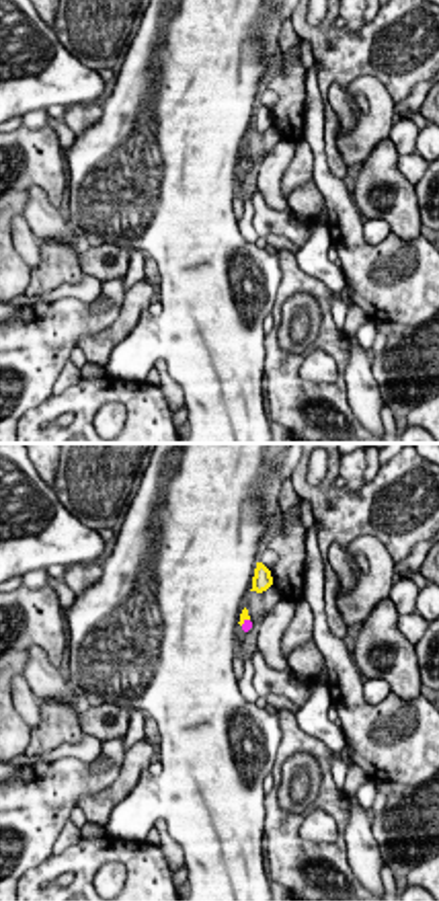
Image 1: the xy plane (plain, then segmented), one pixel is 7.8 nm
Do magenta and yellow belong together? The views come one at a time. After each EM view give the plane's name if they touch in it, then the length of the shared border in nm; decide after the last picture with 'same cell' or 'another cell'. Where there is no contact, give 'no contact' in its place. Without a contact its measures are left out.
contact in xy; length 100 nm

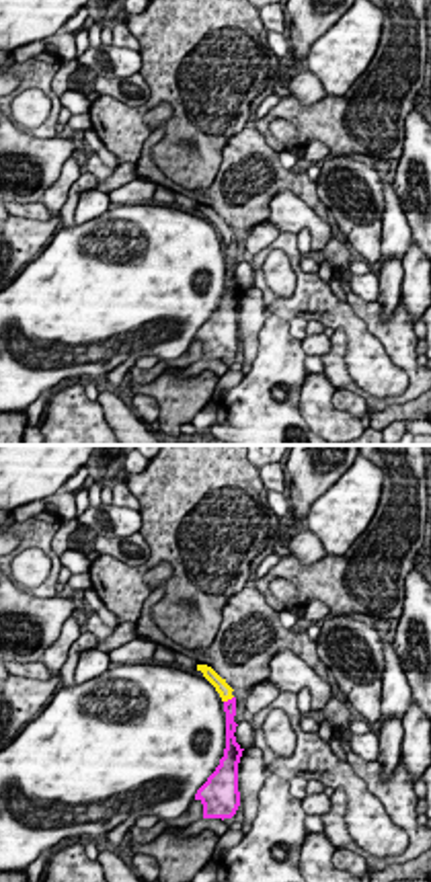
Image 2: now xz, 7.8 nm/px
contact in xz; length 100 nm

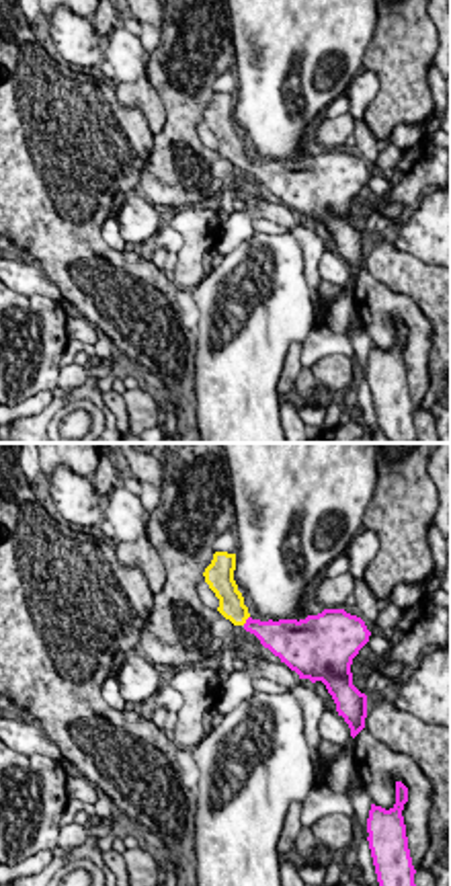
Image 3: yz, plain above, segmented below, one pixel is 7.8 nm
contact in yz; length 100 nm

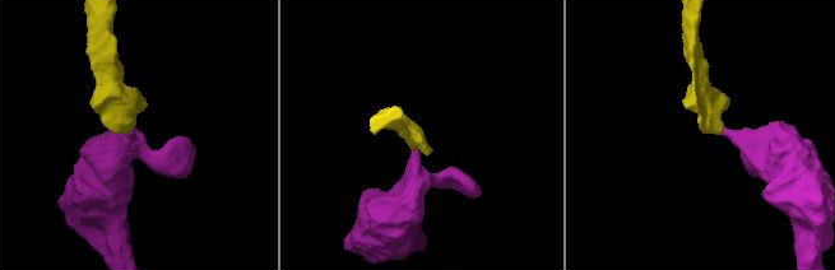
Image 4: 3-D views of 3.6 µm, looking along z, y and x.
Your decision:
same cell

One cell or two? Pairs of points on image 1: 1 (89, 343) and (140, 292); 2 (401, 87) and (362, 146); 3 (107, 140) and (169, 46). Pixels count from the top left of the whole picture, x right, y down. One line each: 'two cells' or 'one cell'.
1: one cell
2: two cells
3: one cell

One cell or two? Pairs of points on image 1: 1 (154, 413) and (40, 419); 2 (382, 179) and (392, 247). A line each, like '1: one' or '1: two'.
1: one
2: two

